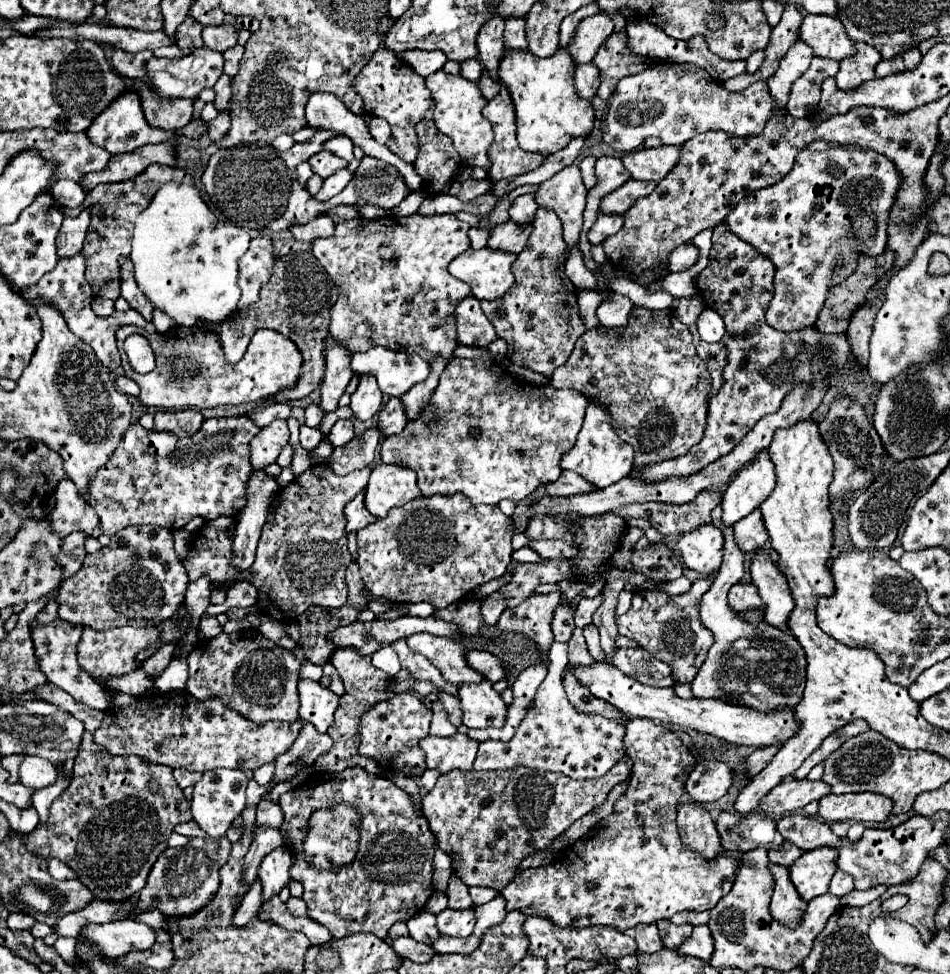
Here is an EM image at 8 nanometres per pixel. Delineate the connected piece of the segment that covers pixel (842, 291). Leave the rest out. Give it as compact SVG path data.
M886 251L878 257L858 257L856 271L840 285L830 289L830 295L824 303L824 309L818 315L816 329L822 333L848 333L848 313L864 301L864 293L872 287L878 277L882 277L888 269L892 269L894 253Z

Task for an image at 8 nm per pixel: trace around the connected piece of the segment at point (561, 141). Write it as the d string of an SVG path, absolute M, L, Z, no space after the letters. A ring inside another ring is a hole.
M562 47L548 59L532 57L530 51L506 51L500 63L500 79L516 105L518 141L524 151L544 157L564 149L576 137L588 137L594 129L594 107L576 93L574 61Z

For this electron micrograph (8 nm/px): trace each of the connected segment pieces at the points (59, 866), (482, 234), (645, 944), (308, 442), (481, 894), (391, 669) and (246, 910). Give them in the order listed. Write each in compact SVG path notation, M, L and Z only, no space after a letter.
M50 859L48 865L50 865L50 873L56 879L76 879L76 873L72 873L72 869L66 863L62 863L58 859Z
M478 225L472 226L468 231L468 237L470 241L472 241L472 247L476 249L482 249L482 247L486 247L486 243L488 243L488 237L490 237L490 229L489 228L481 228Z
M652 923L652 925L636 925L636 927L626 929L624 933L636 939L640 953L656 953L656 951L660 951L664 947L662 941L660 941L656 923Z
M306 425L300 427L300 443L306 451L314 451L322 441L322 433L318 429L310 429Z
M470 887L470 895L472 895L474 905L484 905L484 903L492 901L494 897L498 897L500 891L496 891L496 889L488 889L488 887Z
M388 645L388 647L382 647L380 651L376 651L372 655L372 665L382 669L384 673L388 673L390 677L394 677L398 673L398 657L396 657L396 651Z
M256 879L256 883L252 885L252 889L248 891L248 895L244 895L242 905L236 909L236 913L232 915L232 925L236 927L244 927L246 923L250 923L252 917L256 917L258 909L260 909L260 893L262 893L262 885Z

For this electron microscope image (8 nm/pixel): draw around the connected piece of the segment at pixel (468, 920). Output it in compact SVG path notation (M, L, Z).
M474 907L470 909L444 909L438 913L438 929L444 935L452 937L468 937L474 931Z

